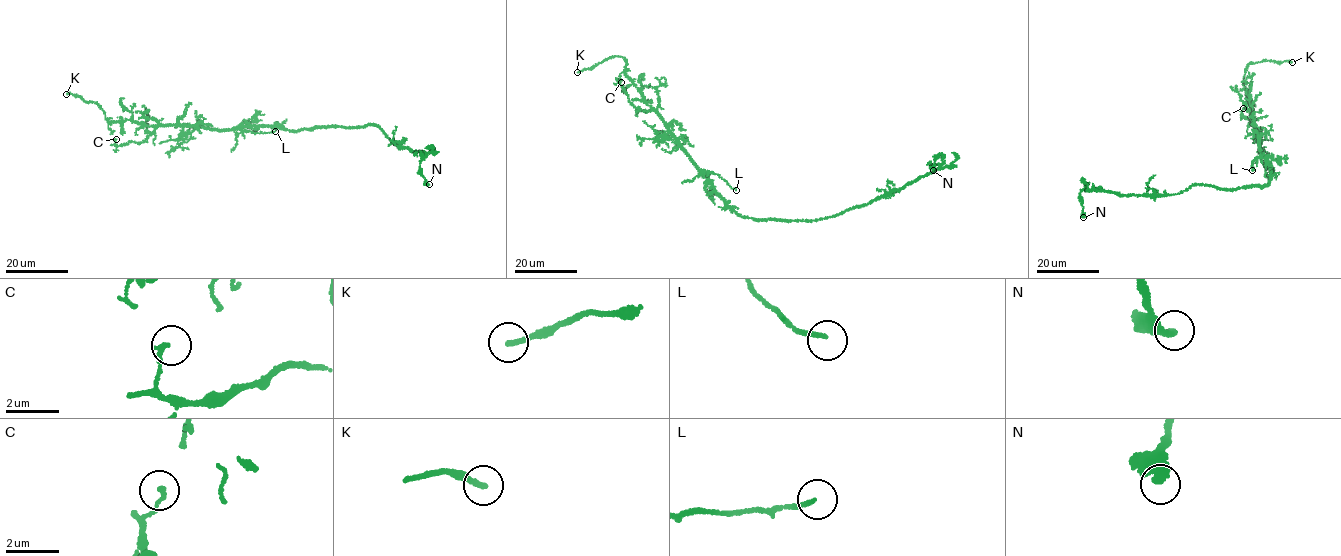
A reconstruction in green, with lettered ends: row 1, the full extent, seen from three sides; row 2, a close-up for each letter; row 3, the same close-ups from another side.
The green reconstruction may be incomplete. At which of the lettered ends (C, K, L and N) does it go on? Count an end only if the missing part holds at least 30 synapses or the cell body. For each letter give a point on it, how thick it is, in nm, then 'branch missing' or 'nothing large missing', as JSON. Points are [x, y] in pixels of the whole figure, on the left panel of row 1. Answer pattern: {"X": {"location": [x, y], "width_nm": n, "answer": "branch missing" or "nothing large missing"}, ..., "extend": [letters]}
{"C": {"location": [116, 139], "width_nm": 150, "answer": "nothing large missing"}, "K": {"location": [66, 94], "width_nm": 200, "answer": "branch missing"}, "L": {"location": [275, 131], "width_nm": 150, "answer": "nothing large missing"}, "N": {"location": [429, 184], "width_nm": 360, "answer": "nothing large missing"}, "extend": ["K"]}

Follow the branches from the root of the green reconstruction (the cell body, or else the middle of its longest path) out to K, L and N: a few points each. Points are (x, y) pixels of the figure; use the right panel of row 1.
K: (1266, 185), (1273, 176), (1259, 147), (1244, 75), (1250, 63), (1292, 62)
L: (1266, 185), (1273, 176), (1263, 155), (1251, 161), (1252, 170)
N: (1266, 185), (1231, 191), (1198, 184), (1181, 193), (1153, 197), (1121, 196), (1084, 189), (1080, 193), (1083, 217)

